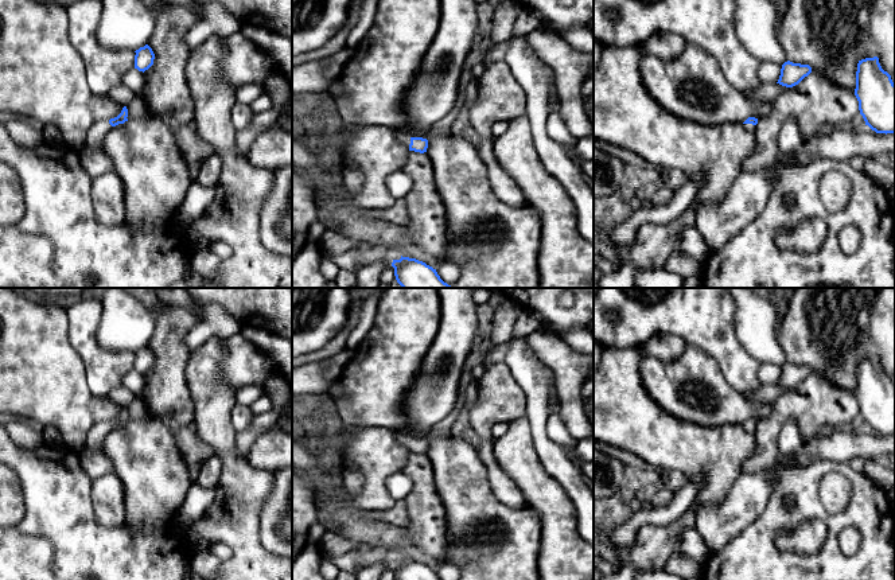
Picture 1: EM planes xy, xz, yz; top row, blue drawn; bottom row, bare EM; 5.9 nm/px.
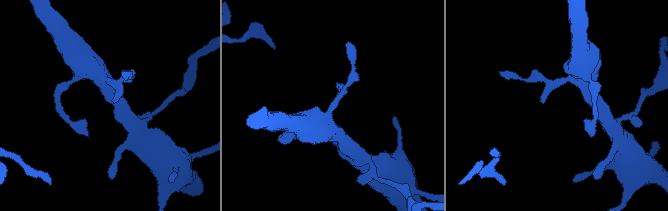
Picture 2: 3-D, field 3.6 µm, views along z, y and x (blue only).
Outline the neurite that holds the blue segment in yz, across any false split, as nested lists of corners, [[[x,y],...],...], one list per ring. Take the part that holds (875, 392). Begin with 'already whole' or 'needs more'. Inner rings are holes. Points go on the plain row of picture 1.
already whole; [[[878,358],[859,362],[855,397],[865,427],[876,435],[895,435],[895,385],[891,377],[882,370]]]

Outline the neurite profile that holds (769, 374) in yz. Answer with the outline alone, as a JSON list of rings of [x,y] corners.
[[[764,363],[759,369],[759,379],[762,385],[777,385],[781,377],[782,366]]]

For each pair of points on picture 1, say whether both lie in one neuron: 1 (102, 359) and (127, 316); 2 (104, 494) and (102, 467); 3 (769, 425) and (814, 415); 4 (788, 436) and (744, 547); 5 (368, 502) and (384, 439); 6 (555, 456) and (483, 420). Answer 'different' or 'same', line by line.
1: different
2: different
3: same
4: different
5: same
6: different

